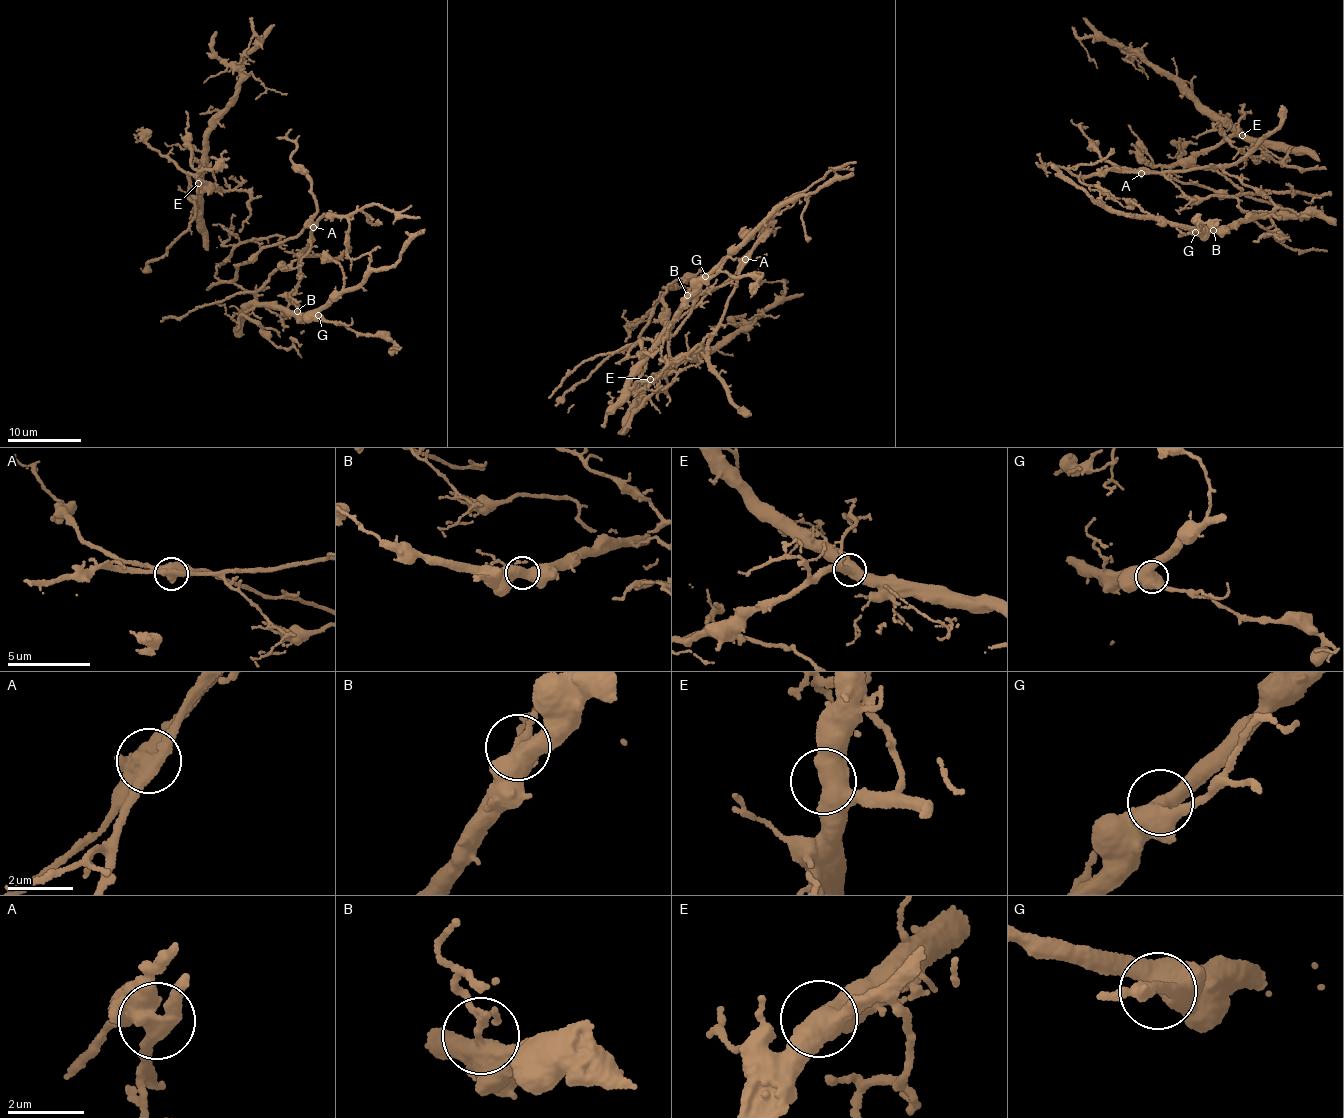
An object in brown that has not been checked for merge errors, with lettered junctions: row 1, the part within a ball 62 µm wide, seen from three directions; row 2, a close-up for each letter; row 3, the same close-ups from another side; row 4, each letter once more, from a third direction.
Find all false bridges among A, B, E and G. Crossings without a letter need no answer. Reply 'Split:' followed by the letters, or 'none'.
Split: A

